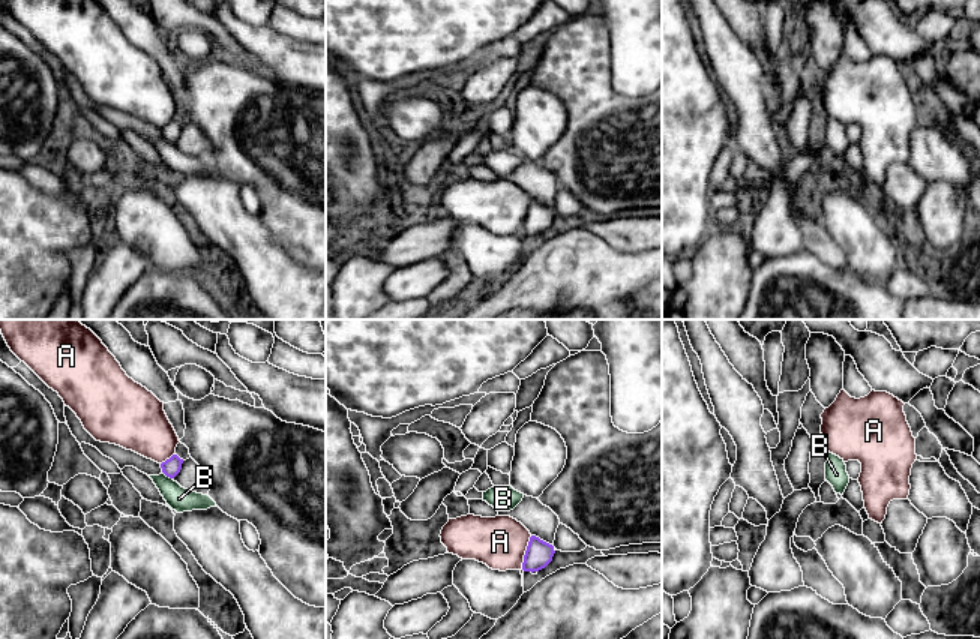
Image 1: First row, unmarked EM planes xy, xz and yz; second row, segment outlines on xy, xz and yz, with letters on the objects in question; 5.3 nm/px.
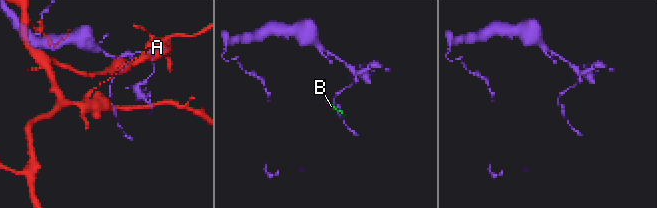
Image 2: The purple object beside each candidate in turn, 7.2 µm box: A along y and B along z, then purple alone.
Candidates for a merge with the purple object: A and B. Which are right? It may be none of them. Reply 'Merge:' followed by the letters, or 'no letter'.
Merge: no letter

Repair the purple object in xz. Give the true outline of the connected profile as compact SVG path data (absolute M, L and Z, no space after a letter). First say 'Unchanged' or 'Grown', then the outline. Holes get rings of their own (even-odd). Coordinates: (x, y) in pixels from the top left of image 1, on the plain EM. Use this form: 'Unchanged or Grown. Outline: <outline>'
Unchanged. Outline: M531 200L524 219L522 234L533 237L545 232L552 225L554 218L552 208Z

